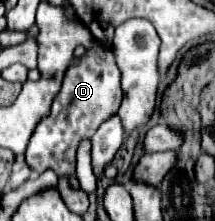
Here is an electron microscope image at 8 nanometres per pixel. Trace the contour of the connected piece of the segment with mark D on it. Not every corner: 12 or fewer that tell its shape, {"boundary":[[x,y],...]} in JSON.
{"boundary":[[93,41],[25,151],[77,189],[75,151],[121,105],[119,67]]}

